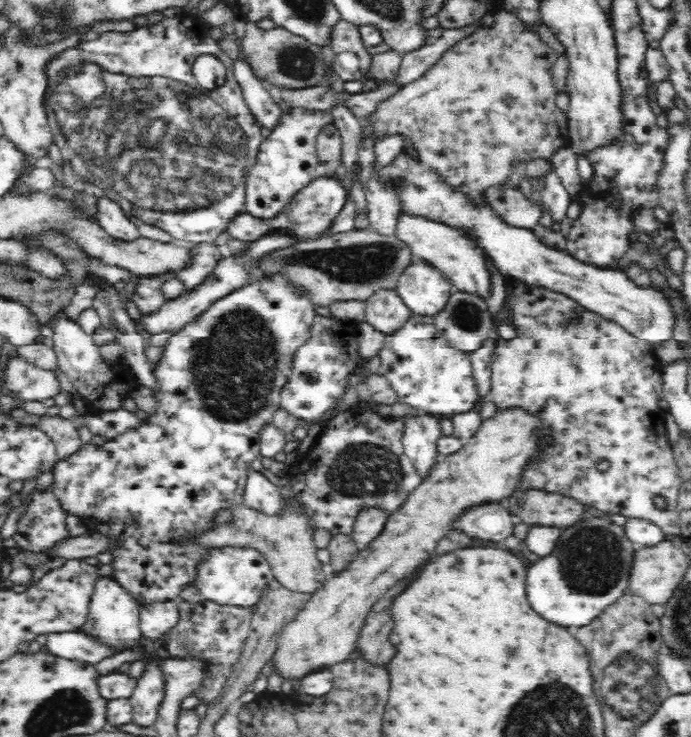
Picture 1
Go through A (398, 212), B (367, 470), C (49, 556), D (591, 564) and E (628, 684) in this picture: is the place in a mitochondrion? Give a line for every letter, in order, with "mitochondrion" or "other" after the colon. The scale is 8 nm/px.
A: other
B: mitochondrion
C: other
D: mitochondrion
E: mitochondrion

